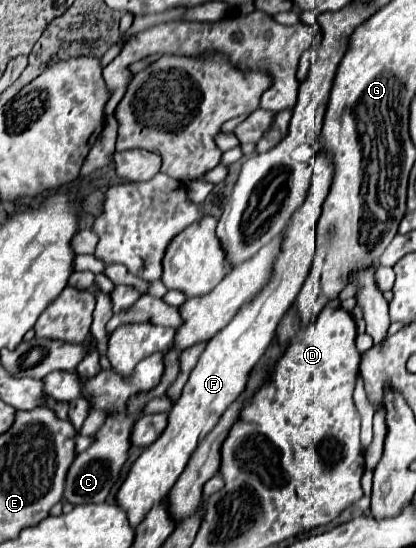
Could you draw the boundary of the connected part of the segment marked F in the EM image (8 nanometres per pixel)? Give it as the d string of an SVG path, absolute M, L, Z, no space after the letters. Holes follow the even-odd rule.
M324 153L316 155L312 185L308 189L308 197L304 205L292 215L288 227L284 229L284 243L282 253L278 255L278 261L274 263L274 275L264 287L262 293L258 293L256 301L250 301L248 307L244 305L236 317L220 330L206 345L196 367L190 373L190 379L186 381L180 399L174 403L174 407L168 413L168 425L164 433L144 449L144 453L132 463L128 477L122 481L116 503L126 511L130 525L136 529L146 513L160 505L168 491L174 487L178 477L182 475L184 467L188 465L188 457L196 451L200 441L204 441L204 435L216 427L220 421L220 415L228 409L230 403L244 391L248 373L258 363L260 355L268 349L268 343L274 339L274 329L290 303L300 293L300 287L304 285L304 279L308 277L310 263L314 259L314 247L316 247L316 221L320 217L322 203L328 195L332 183L332 167L328 159L324 159ZM232 349L232 351L230 351Z

